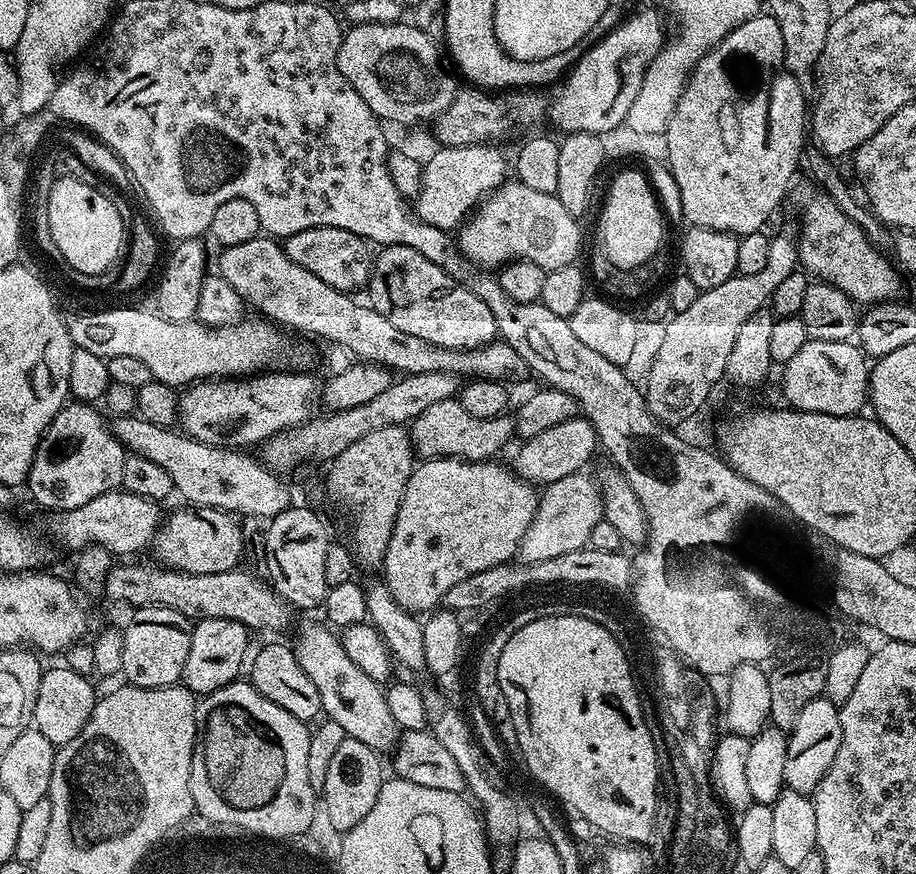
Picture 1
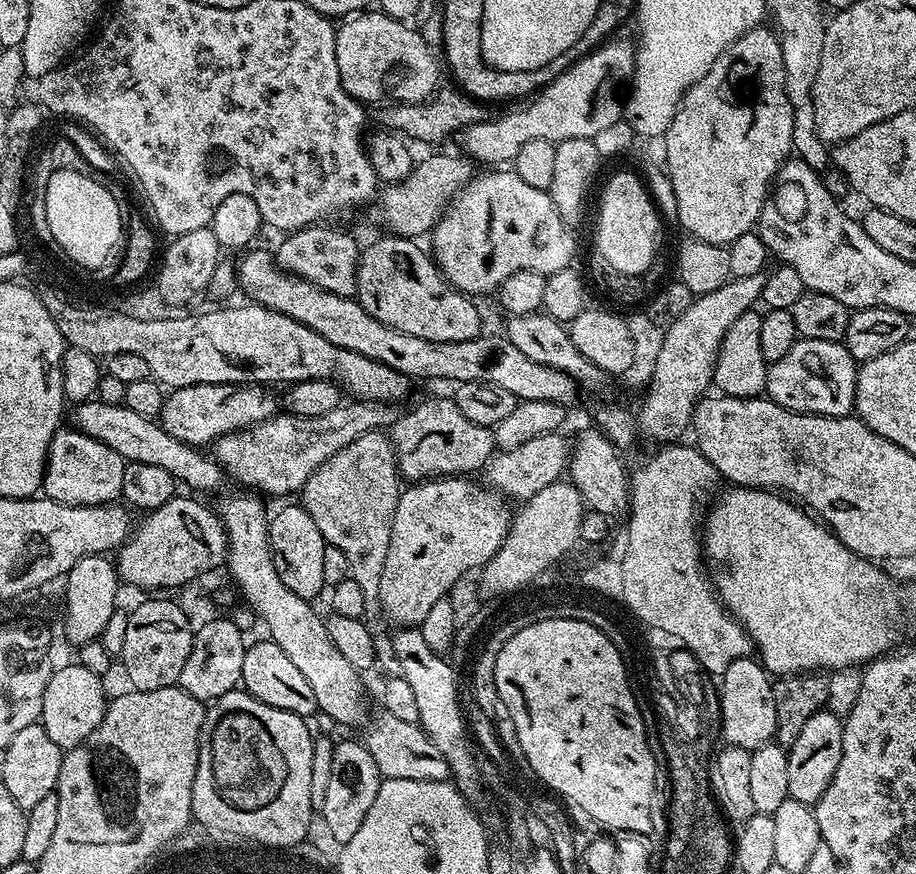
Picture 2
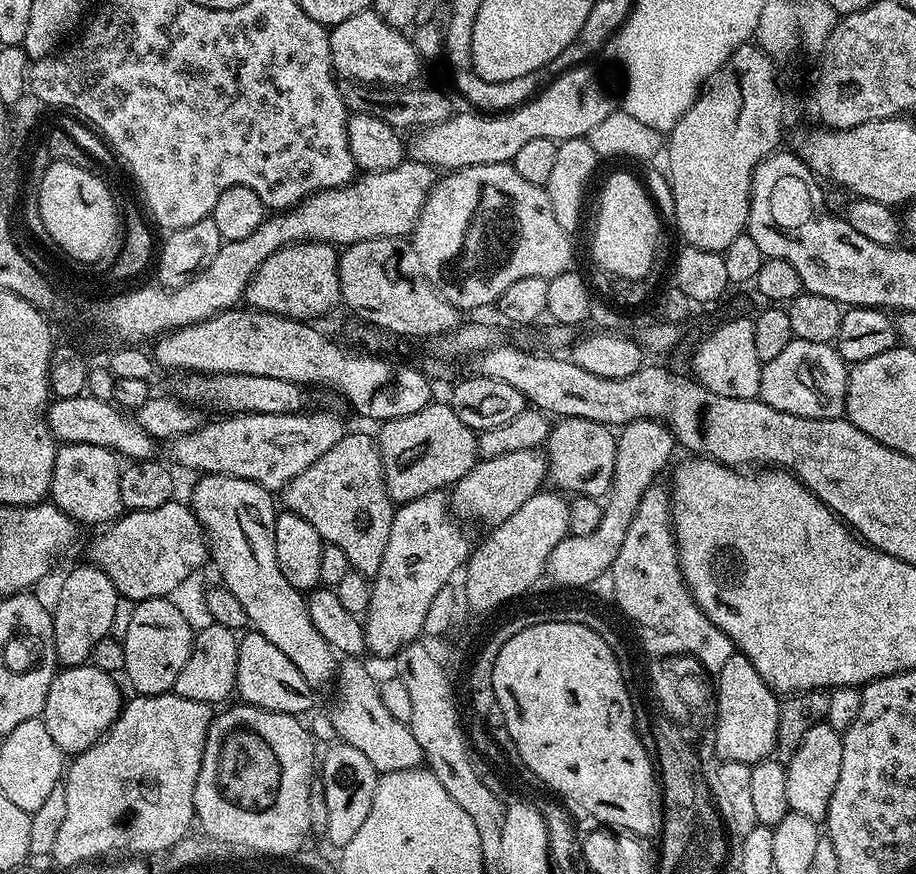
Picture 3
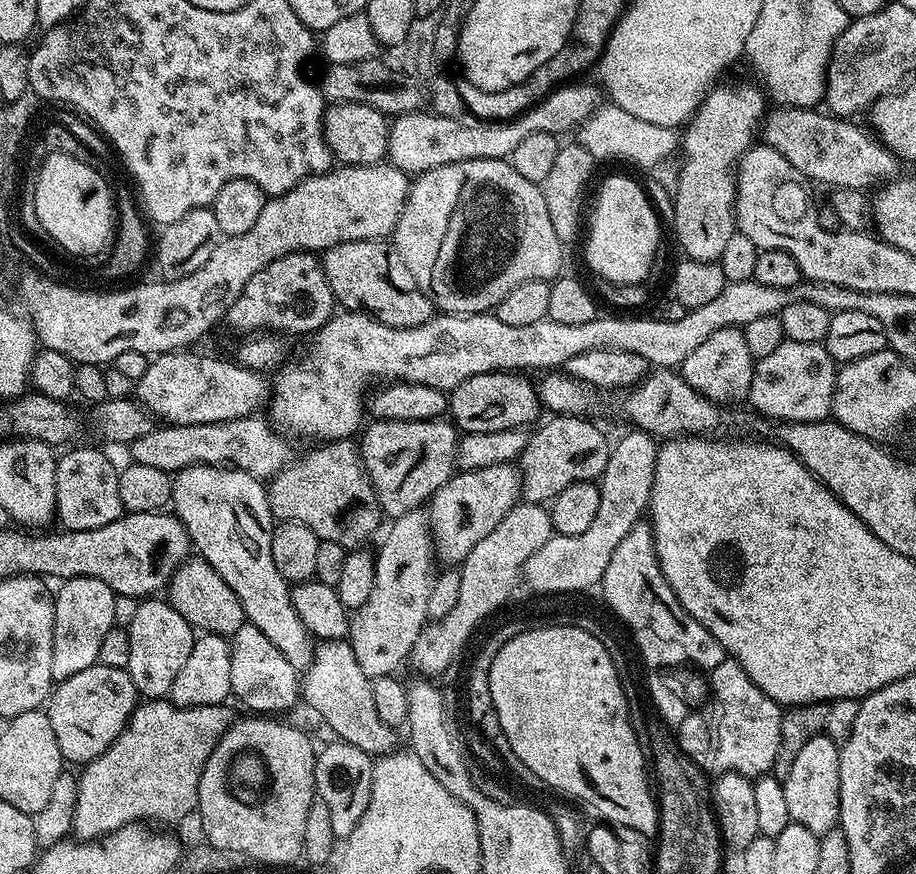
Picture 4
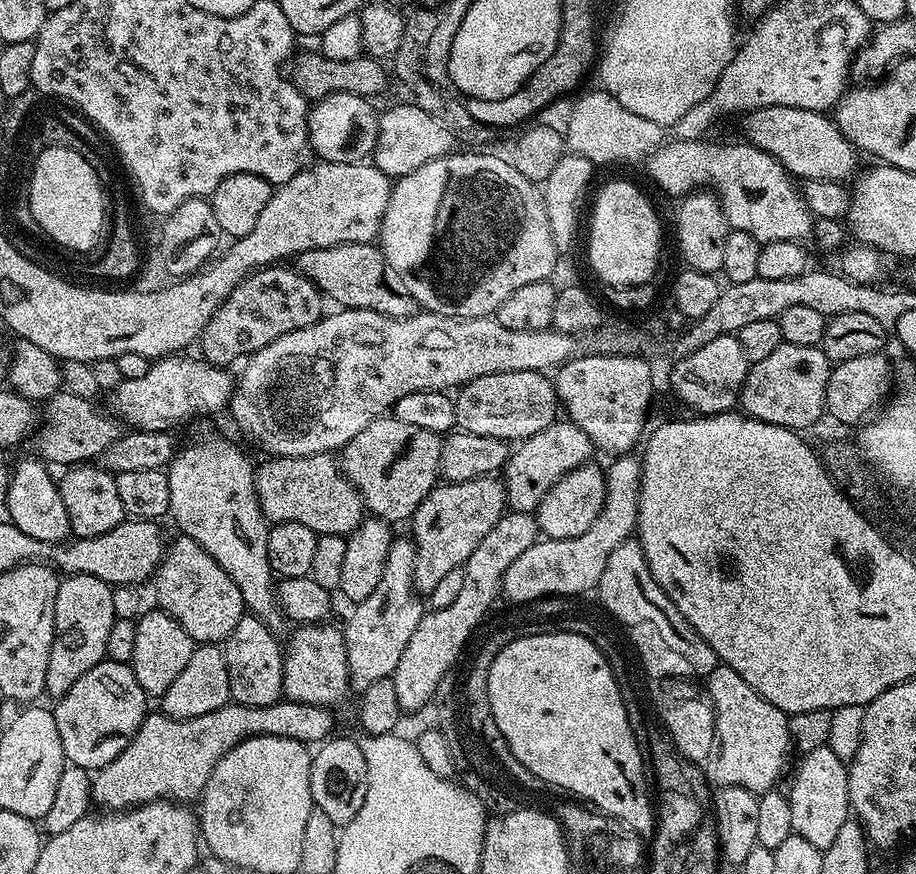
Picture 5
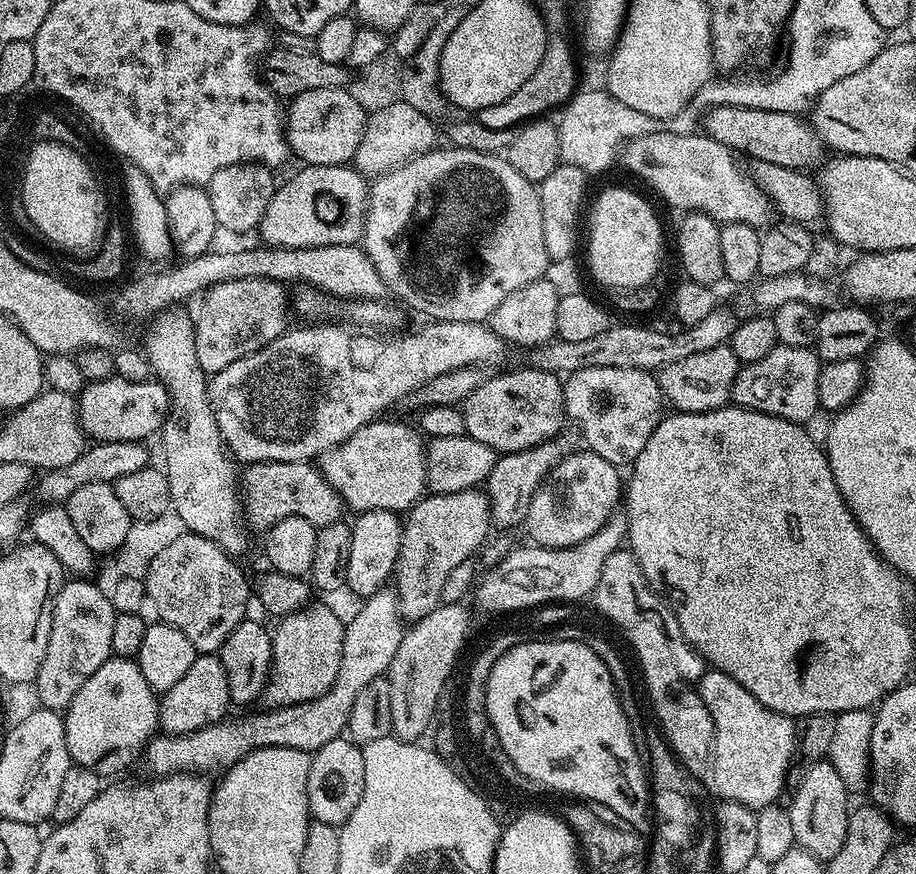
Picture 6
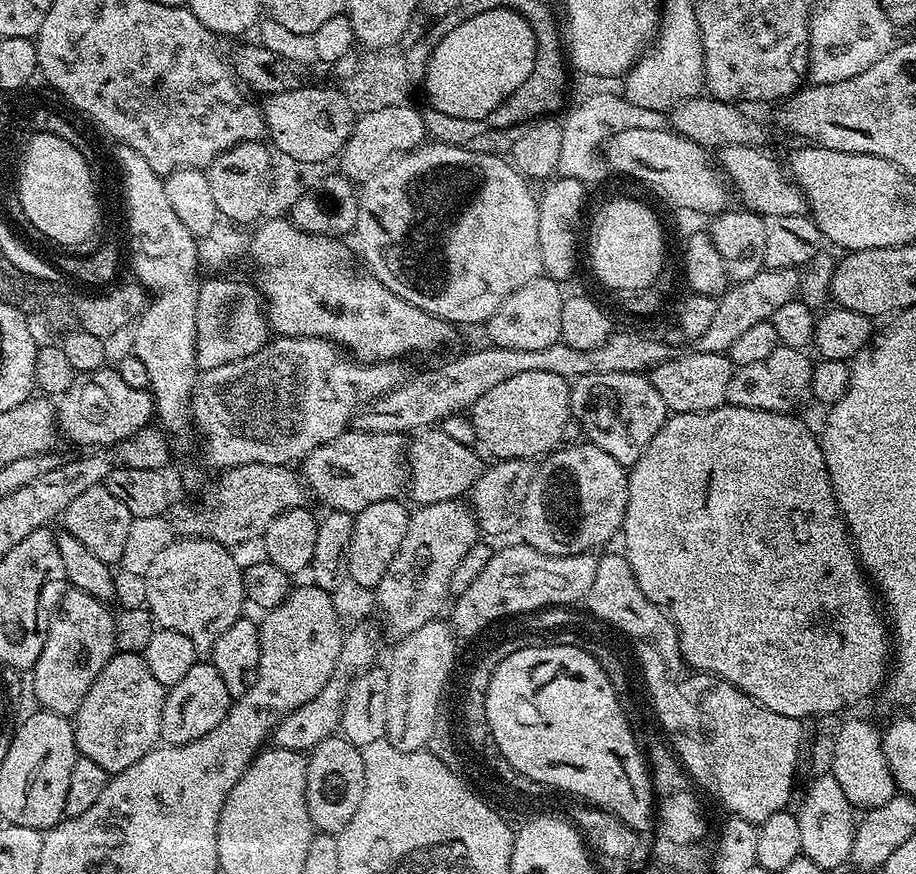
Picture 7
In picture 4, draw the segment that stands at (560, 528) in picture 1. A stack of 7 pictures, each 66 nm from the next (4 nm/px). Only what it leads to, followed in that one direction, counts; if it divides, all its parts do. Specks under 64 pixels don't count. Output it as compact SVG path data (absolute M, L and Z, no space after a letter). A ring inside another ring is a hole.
M527 502L514 505L510 514L506 514L506 518L502 518L502 522L498 522L498 526L494 526L494 530L490 530L490 534L486 534L486 538L482 538L482 542L478 542L464 563L459 565L460 585L454 610L450 610L446 618L425 624L422 634L418 634L418 642L414 642L410 657L410 664L420 671L417 673L436 678L439 672L446 671L451 664L453 666L466 640L479 629L476 627L480 620L486 619L507 602L516 583L521 583L524 564L530 554L542 550L553 534L552 514L545 505Z

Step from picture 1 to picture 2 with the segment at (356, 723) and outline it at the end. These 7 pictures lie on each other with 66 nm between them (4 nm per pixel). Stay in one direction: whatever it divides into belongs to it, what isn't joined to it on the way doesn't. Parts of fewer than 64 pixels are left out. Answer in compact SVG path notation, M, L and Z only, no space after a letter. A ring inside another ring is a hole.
M246 495L250 496L224 496L220 500L220 508L218 507L220 521L224 523L228 535L227 575L231 583L233 580L240 587L240 592L244 595L243 603L254 611L261 625L264 623L268 627L267 635L275 644L282 646L282 654L286 654L286 658L290 658L290 662L294 662L297 670L304 675L310 690L314 690L317 709L340 724L356 724L364 716L364 684L360 681L361 673L350 666L350 662L346 662L346 657L338 651L338 646L334 646L327 623L322 616L320 620L319 614L312 609L313 605L298 598L294 590L286 590L286 586L282 586L282 578L278 578L274 570L274 558L268 541L269 509L264 509L265 501L259 495Z

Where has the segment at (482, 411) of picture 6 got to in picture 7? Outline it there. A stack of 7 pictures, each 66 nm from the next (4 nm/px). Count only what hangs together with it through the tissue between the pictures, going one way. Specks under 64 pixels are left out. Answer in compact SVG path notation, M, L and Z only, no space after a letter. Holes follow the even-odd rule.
M530 370L493 386L470 409L476 444L496 460L535 461L549 455L563 441L560 439L568 428L568 420L570 424L571 416L569 381L558 378L558 374L545 374L542 370Z

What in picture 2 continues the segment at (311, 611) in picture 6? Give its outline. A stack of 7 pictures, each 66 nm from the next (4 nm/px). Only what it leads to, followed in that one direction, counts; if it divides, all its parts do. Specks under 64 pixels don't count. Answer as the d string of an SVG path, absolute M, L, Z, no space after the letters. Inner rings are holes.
M383 710L372 720L372 729L362 736L362 743L370 750L374 766L378 766L384 780L443 780L449 779L448 763L442 758L442 750L430 742L419 724L407 724L402 718Z

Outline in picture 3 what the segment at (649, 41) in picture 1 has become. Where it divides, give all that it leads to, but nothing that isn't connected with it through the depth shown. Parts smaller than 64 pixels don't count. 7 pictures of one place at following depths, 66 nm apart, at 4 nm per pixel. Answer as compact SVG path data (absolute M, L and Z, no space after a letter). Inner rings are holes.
M577 66L561 76L555 77L552 83L545 84L539 93L527 100L520 108L513 108L511 112L495 114L481 114L476 110L467 110L461 114L454 114L446 122L438 122L429 128L413 131L412 144L410 140L411 159L429 164L434 170L455 170L470 166L490 166L491 164L506 164L518 154L518 149L534 138L550 138L557 142L578 138L588 138L596 126L601 125L614 111L612 96L606 85L600 81L600 76L592 66Z

